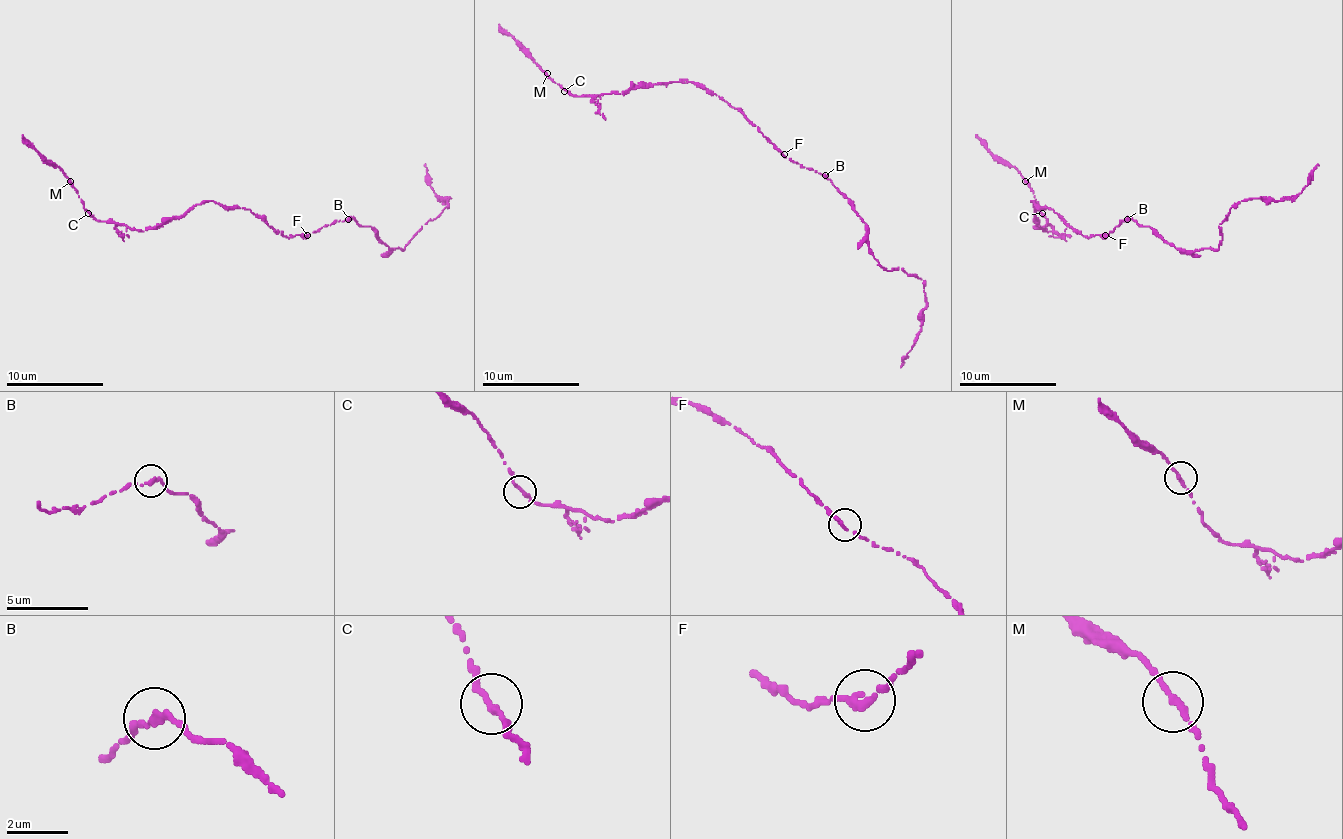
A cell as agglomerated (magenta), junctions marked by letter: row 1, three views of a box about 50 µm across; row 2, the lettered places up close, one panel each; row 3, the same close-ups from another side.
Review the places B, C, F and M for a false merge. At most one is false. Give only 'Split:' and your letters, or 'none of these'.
Split: none of these

